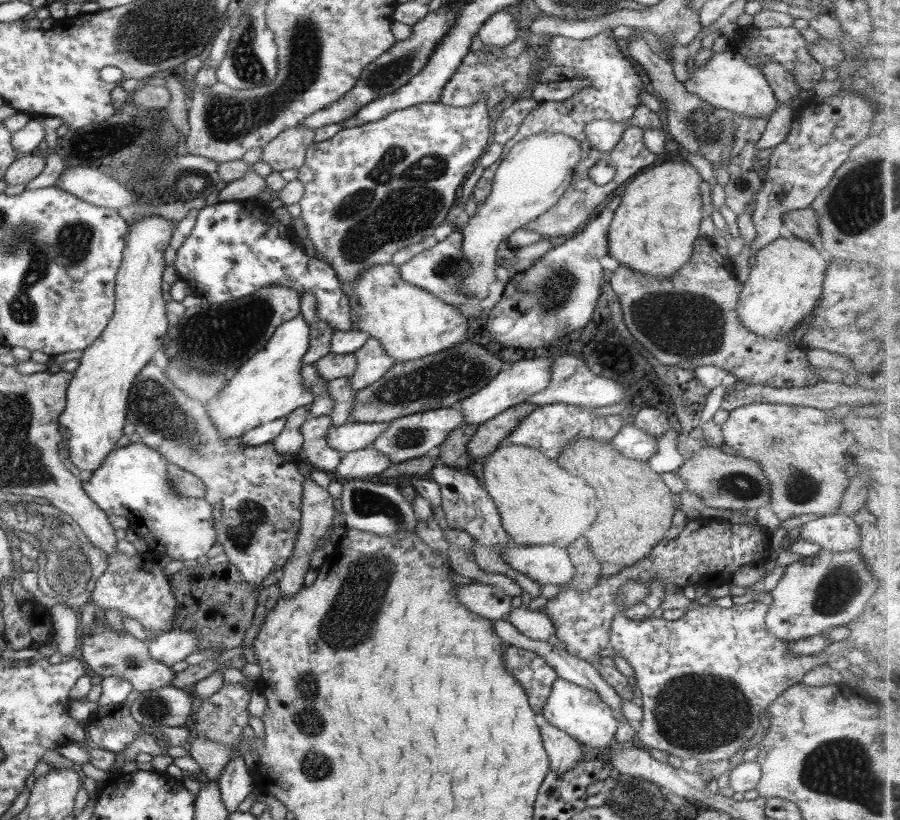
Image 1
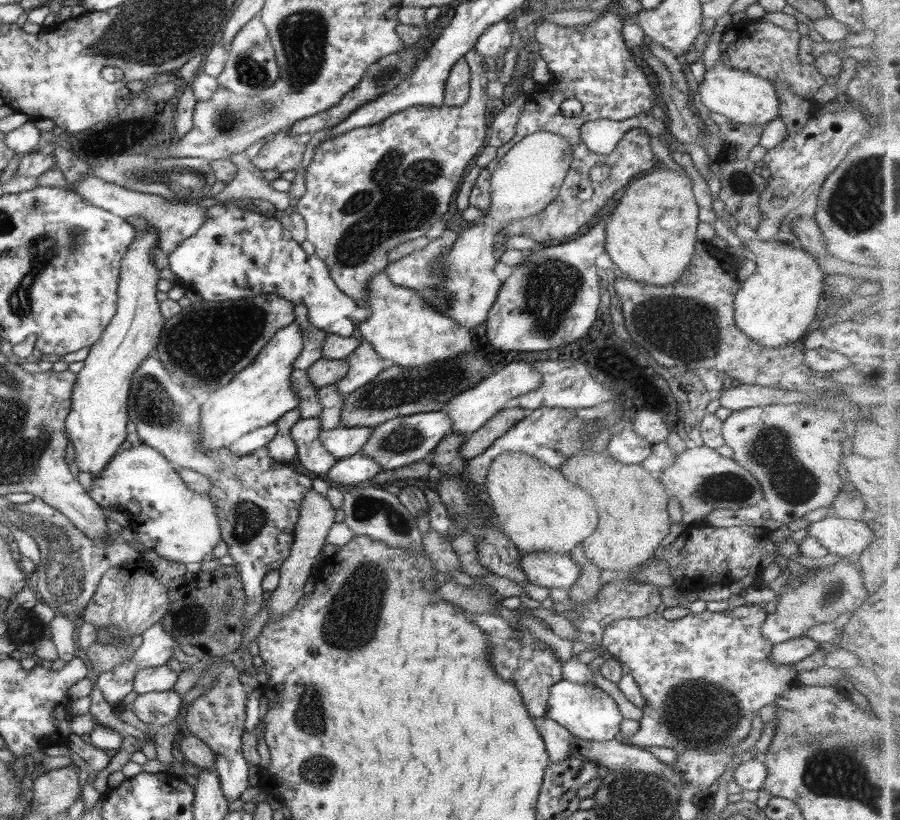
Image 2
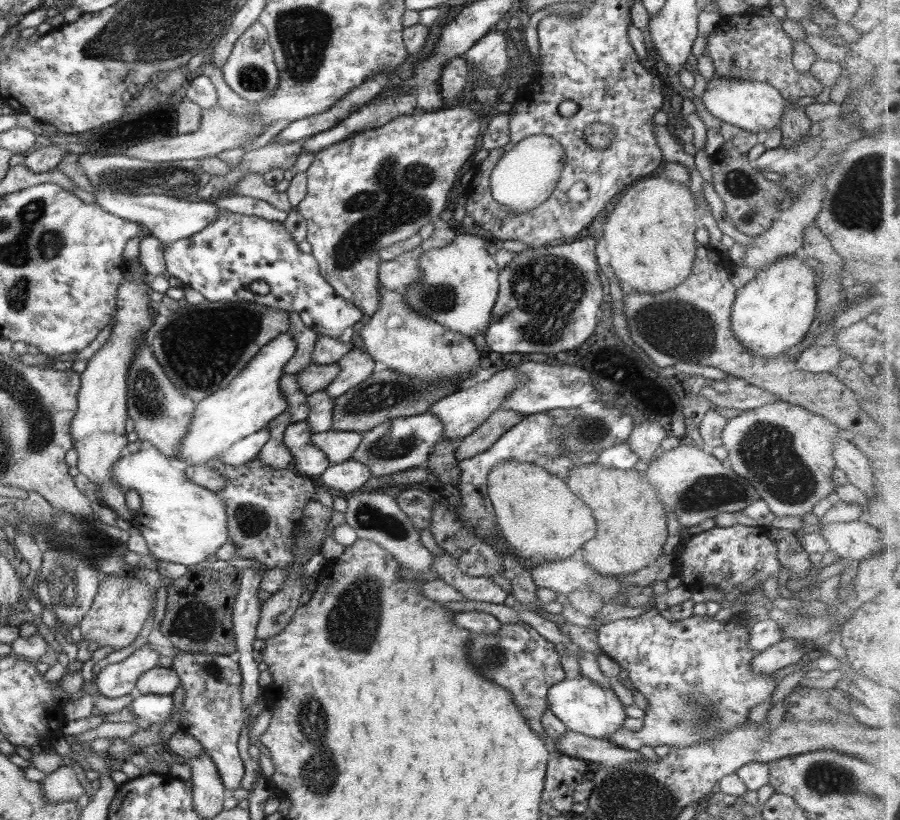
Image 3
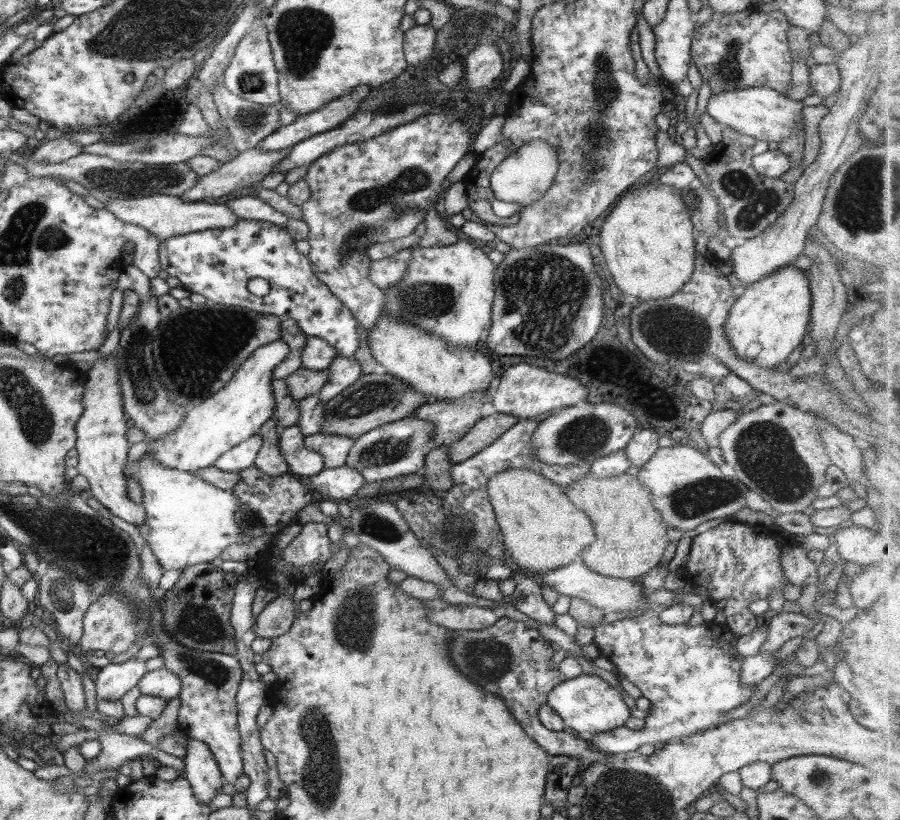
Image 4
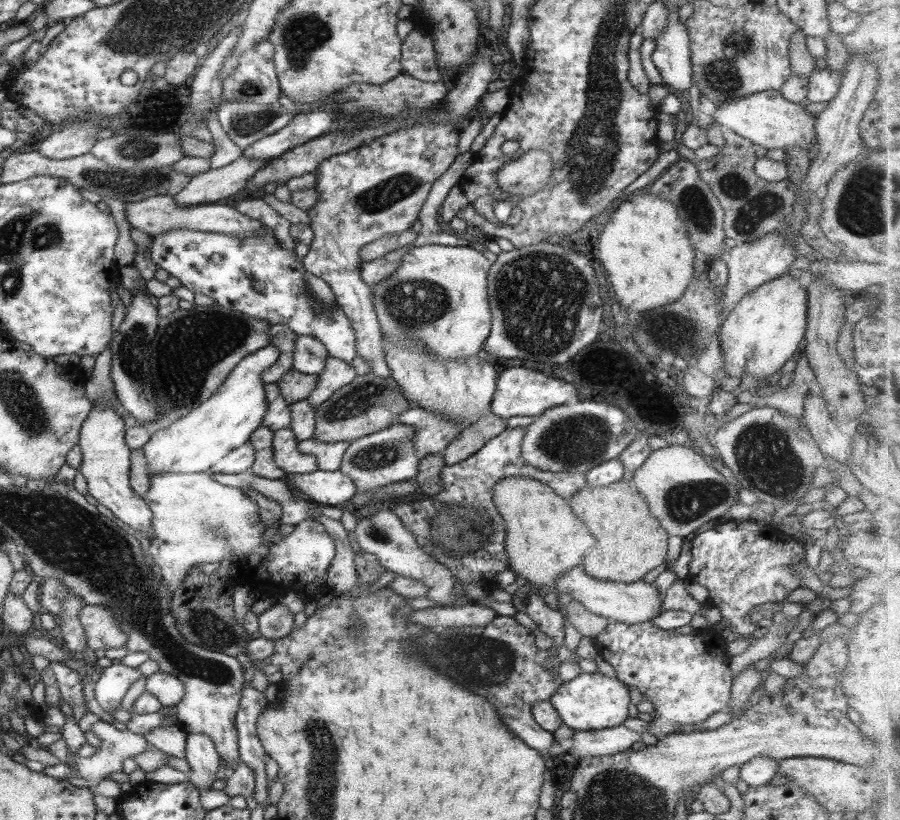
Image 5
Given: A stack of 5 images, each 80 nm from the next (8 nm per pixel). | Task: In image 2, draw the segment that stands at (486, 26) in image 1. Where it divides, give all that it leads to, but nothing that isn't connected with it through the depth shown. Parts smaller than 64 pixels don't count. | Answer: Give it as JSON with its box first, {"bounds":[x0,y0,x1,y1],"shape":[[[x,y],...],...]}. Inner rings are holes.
{"bounds":[476,19,513,71],"shape":[[[504,19],[488,27],[478,38],[476,52],[484,57],[486,66],[492,71],[501,67],[503,55],[512,44],[513,32],[510,19]]]}

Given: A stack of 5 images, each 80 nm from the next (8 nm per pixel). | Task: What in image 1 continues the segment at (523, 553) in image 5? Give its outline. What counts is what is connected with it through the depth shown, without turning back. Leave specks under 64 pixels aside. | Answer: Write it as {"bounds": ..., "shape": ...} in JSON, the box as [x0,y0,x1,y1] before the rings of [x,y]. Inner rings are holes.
{"bounds":[479,443,600,545],"shape":[[[514,443],[502,444],[481,461],[479,477],[495,502],[501,525],[510,540],[530,545],[571,545],[584,536],[600,510],[594,490],[581,476],[570,474],[540,450]]]}

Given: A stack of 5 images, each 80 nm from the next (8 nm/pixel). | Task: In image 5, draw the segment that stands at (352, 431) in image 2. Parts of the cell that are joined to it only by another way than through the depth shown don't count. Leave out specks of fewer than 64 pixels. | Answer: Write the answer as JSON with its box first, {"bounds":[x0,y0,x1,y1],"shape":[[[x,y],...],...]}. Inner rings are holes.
{"bounds":[298,437,351,472],"shape":[[[314,437],[298,443],[298,450],[302,454],[314,456],[319,469],[334,472],[341,467],[342,458],[351,442],[322,442]]]}

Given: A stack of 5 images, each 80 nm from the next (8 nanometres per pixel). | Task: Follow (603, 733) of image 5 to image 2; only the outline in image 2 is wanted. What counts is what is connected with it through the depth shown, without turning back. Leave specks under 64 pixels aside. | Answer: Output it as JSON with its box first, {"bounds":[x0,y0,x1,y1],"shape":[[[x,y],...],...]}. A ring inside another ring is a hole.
{"bounds":[602,604,799,754],"shape":[[[745,604],[729,611],[705,610],[690,613],[678,620],[666,620],[657,613],[644,618],[620,618],[612,621],[603,632],[602,647],[615,660],[626,664],[645,700],[644,717],[639,730],[630,735],[618,734],[617,740],[646,749],[648,746],[672,748],[677,754],[685,750],[720,750],[744,741],[752,730],[752,719],[761,708],[771,706],[784,691],[795,685],[799,671],[792,664],[770,662],[772,643],[761,633],[766,611]]]}

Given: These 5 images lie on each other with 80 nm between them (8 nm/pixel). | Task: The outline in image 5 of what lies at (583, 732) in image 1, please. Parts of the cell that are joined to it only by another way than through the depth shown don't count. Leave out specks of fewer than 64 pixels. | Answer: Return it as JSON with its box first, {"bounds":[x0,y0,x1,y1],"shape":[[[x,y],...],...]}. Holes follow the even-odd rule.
{"bounds":[549,673,630,731],"shape":[[[583,673],[563,683],[549,699],[562,723],[574,731],[603,730],[620,727],[628,716],[630,706],[628,686],[618,678],[608,678],[600,673]]]}

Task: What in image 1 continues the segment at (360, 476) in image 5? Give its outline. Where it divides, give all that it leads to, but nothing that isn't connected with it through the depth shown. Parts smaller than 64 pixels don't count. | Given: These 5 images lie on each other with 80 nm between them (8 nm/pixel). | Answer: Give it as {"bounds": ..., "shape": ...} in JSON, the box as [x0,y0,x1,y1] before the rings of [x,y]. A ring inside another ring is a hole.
{"bounds":[372,407,465,463],"shape":[[[457,407],[432,409],[409,414],[402,418],[396,418],[390,422],[390,426],[373,442],[372,450],[378,450],[378,454],[388,456],[392,463],[412,460],[414,458],[437,458],[440,445],[448,438],[453,430],[456,430],[465,422],[463,412]]]}

